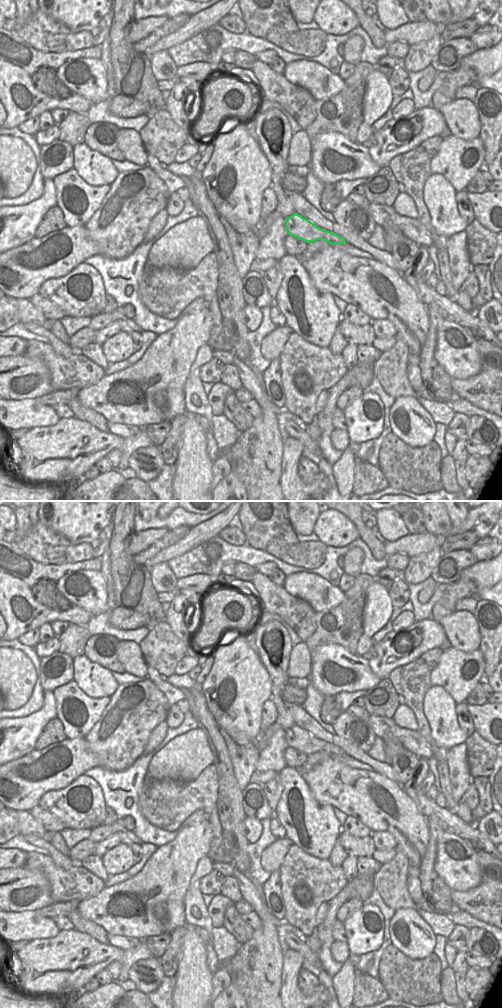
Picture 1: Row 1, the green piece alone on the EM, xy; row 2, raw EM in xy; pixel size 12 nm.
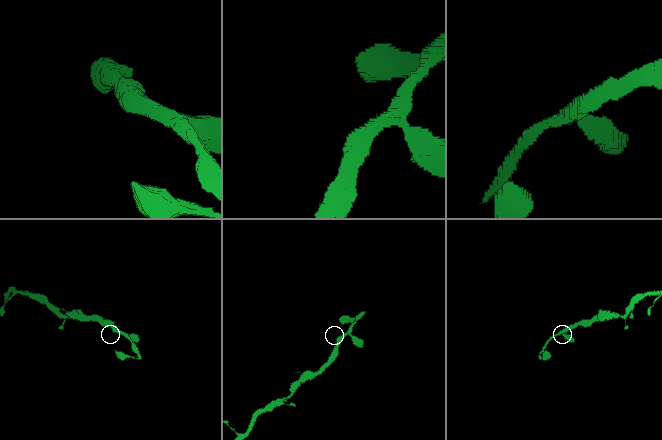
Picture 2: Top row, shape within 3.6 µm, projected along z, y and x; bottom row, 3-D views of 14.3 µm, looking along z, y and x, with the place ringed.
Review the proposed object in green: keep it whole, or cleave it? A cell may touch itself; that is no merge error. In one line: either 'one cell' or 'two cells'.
one cell

